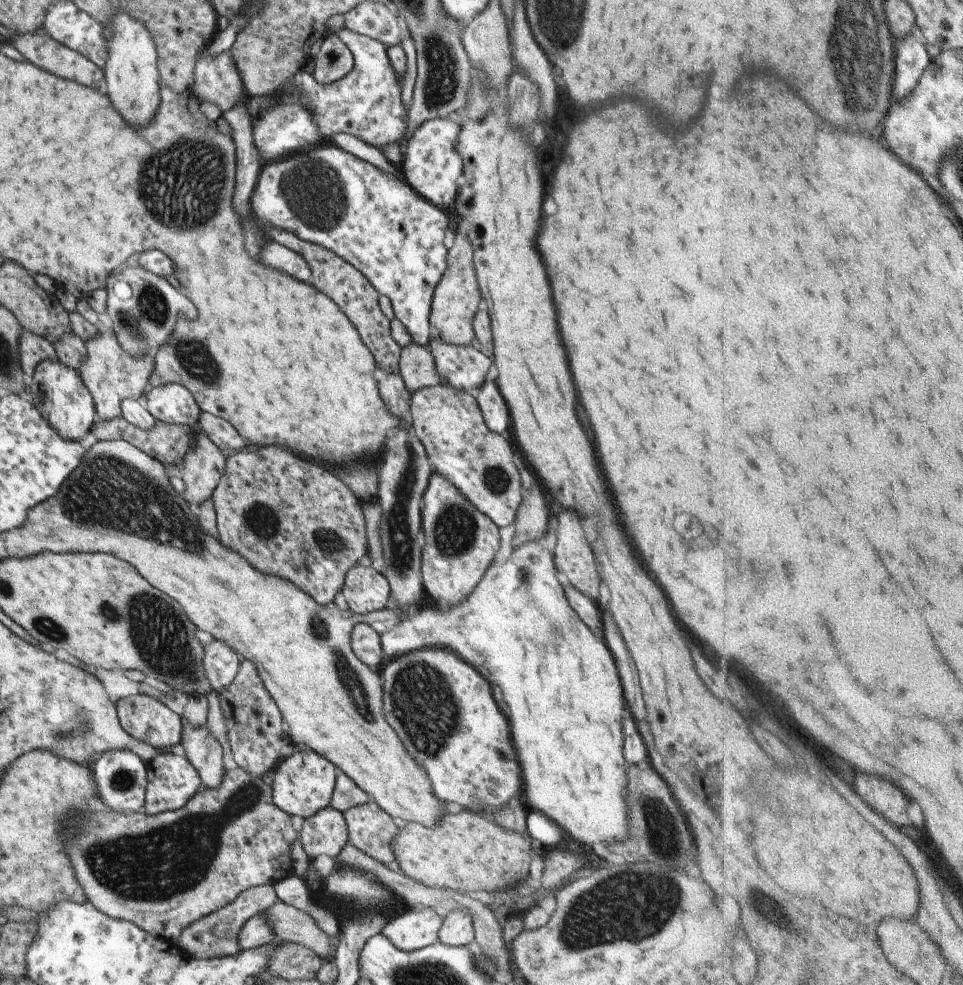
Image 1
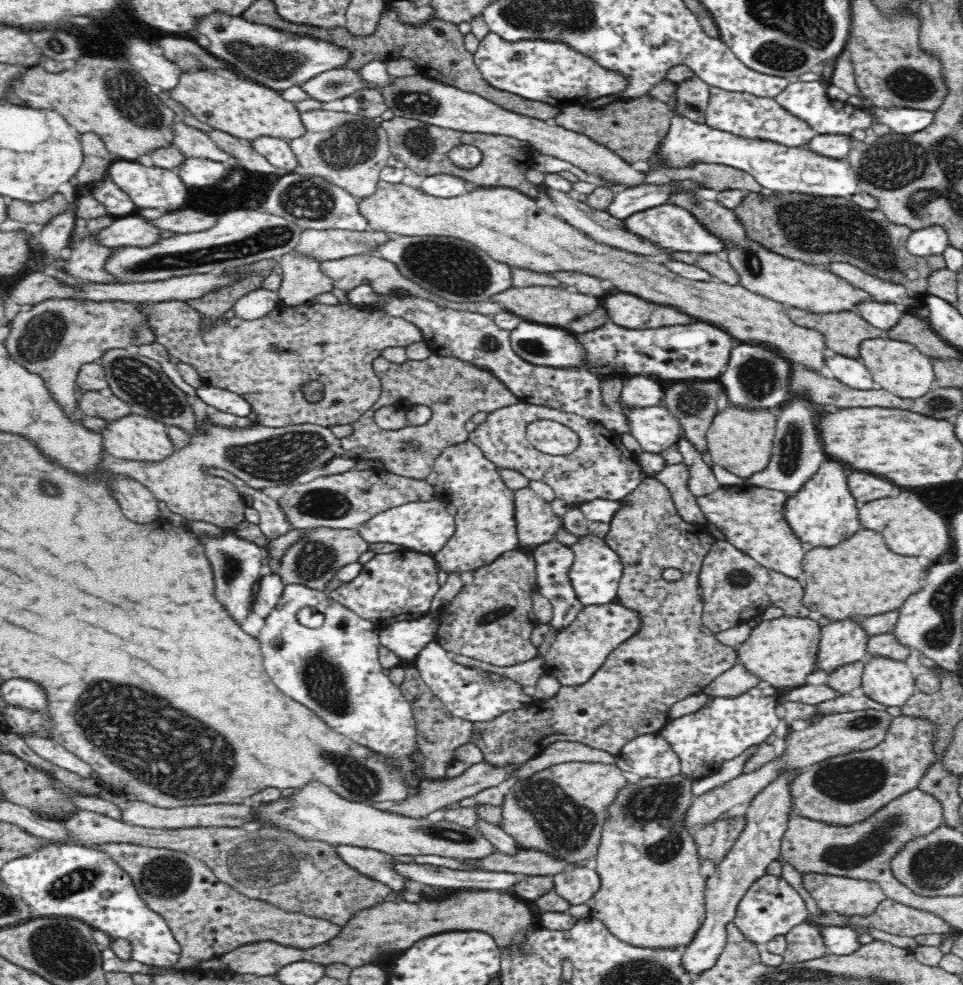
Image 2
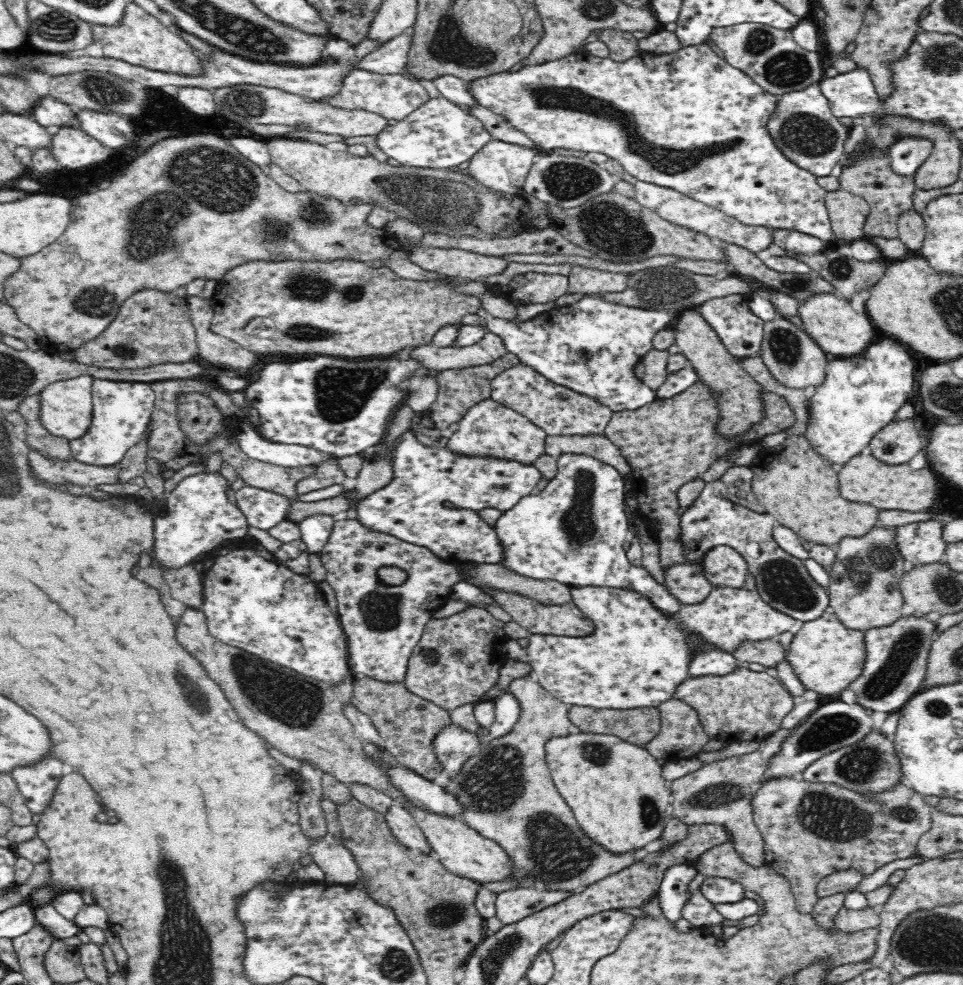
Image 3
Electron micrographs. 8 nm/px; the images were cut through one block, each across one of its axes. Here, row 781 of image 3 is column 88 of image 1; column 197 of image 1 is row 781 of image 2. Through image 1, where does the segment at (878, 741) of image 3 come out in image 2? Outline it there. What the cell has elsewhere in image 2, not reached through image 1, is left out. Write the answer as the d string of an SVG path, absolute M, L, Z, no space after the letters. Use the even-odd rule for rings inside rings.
M911 716L892 718L884 740L874 748L812 764L789 782L790 816L802 816L832 826L852 826L870 820L880 808L917 788L920 778L934 762L933 724Z

